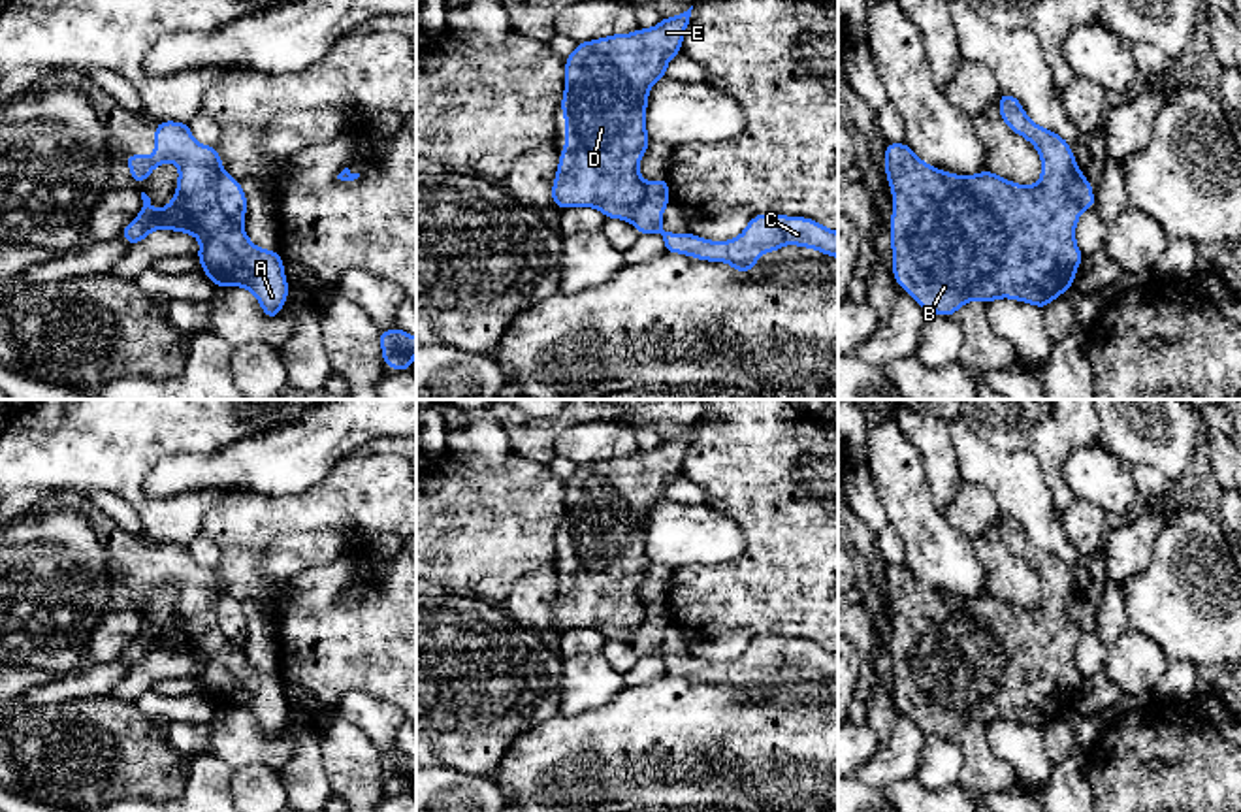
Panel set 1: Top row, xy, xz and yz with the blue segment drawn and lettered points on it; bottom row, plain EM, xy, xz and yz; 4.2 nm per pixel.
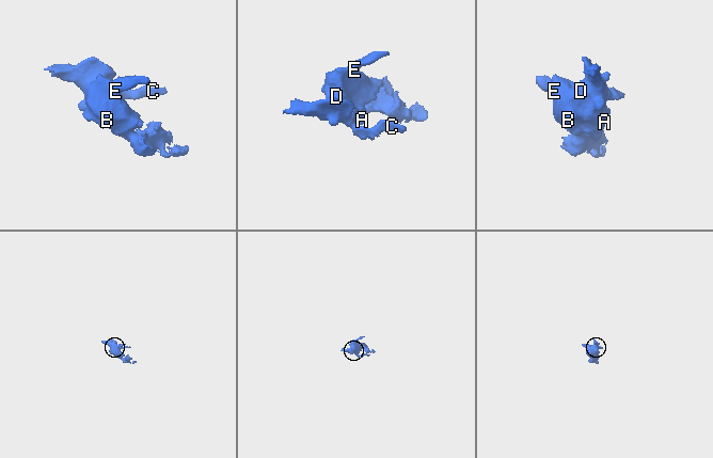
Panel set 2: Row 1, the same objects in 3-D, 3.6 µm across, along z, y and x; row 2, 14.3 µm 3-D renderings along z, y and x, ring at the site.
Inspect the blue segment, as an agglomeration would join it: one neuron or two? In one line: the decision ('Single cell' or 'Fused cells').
Single cell

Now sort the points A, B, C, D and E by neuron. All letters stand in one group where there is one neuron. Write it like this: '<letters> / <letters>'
A B C D E

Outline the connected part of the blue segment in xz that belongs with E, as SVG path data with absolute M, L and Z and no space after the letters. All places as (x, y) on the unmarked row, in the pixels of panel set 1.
M691 431L663 439L653 450L580 463L565 480L565 571L552 624L559 631L597 629L606 641L629 642L640 658L659 654L665 674L727 684L736 695L753 693L763 674L778 674L782 667L838 680L838 654L806 639L755 637L731 663L661 650L670 625L667 597L646 605L638 595L652 563L646 556L648 514L667 499L669 482L682 475Z

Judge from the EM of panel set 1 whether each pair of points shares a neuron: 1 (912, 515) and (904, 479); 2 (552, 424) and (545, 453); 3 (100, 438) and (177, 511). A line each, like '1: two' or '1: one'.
1: one
2: one
3: one

